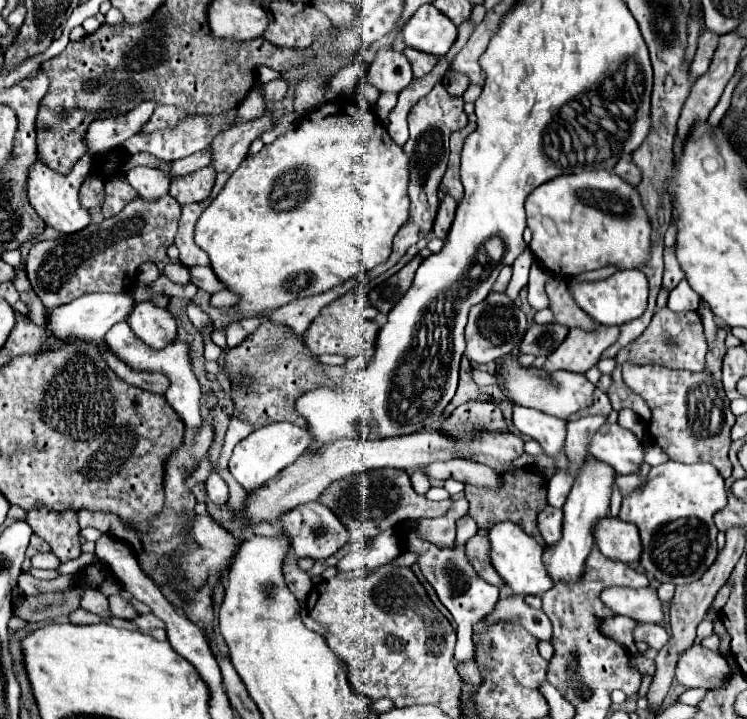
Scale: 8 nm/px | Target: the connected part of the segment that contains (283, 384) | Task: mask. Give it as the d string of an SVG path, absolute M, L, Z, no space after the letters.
M267 316L259 318L259 328L249 334L239 346L231 348L225 356L225 372L231 380L235 370L247 370L251 374L251 386L247 390L235 390L231 386L231 398L237 410L237 418L247 418L257 428L271 422L293 422L297 426L307 428L307 422L295 410L295 400L311 390L323 386L341 386L345 368L343 366L325 366L317 362L315 356L307 354L303 346L303 338L299 334L287 334L283 326L275 326Z

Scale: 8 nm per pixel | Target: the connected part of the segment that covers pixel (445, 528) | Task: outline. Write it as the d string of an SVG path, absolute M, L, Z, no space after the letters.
M457 498L451 504L451 510L439 518L419 520L417 532L425 540L455 540L455 522L467 514L467 500Z

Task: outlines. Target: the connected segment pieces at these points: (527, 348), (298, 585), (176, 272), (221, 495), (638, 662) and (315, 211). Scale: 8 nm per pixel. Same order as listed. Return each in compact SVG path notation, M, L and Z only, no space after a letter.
M535 324L533 328L527 330L525 338L519 344L521 354L531 354L531 356L549 356L567 336L569 328L563 324L547 324L539 326Z
M287 552L287 556L285 556L283 574L285 574L285 582L287 582L289 590L295 594L295 598L303 600L309 594L309 590L311 590L311 580L309 580L307 572L299 570L297 556L293 552Z
M169 262L163 272L175 284L189 284L189 268L181 262Z
M211 472L207 482L205 482L205 488L207 488L207 496L211 502L215 504L227 504L229 500L229 488L225 484L225 480L217 474L217 472Z
M635 654L631 656L631 664L641 672L641 674L653 674L655 672L655 662L647 658L645 654Z
M339 98L335 102L327 102L327 104L319 106L311 114L305 114L303 120L293 130L283 134L273 144L263 146L263 150L257 152L255 156L247 156L243 160L243 164L233 172L233 176L227 180L227 184L223 186L219 196L203 210L201 218L197 220L195 244L209 254L211 268L215 270L219 280L227 286L227 290L241 296L241 302L237 304L237 312L263 314L263 310L285 306L287 302L293 302L295 298L305 298L305 296L315 296L315 294L327 292L333 286L339 286L341 282L349 280L351 276L369 272L377 264L387 262L387 258L391 254L393 236L409 218L407 184L409 184L409 158L403 152L403 148L391 140L385 126L381 126L381 122L377 122L377 116L373 112L361 110L353 98Z

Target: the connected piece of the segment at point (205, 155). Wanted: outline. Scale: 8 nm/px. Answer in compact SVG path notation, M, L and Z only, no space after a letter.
M209 148L203 150L203 152L195 152L195 154L187 156L187 158L175 160L175 162L171 164L169 178L173 180L173 178L179 178L179 176L183 176L183 174L191 174L191 172L195 172L195 170L207 166L207 164L211 164L211 150L209 150Z

